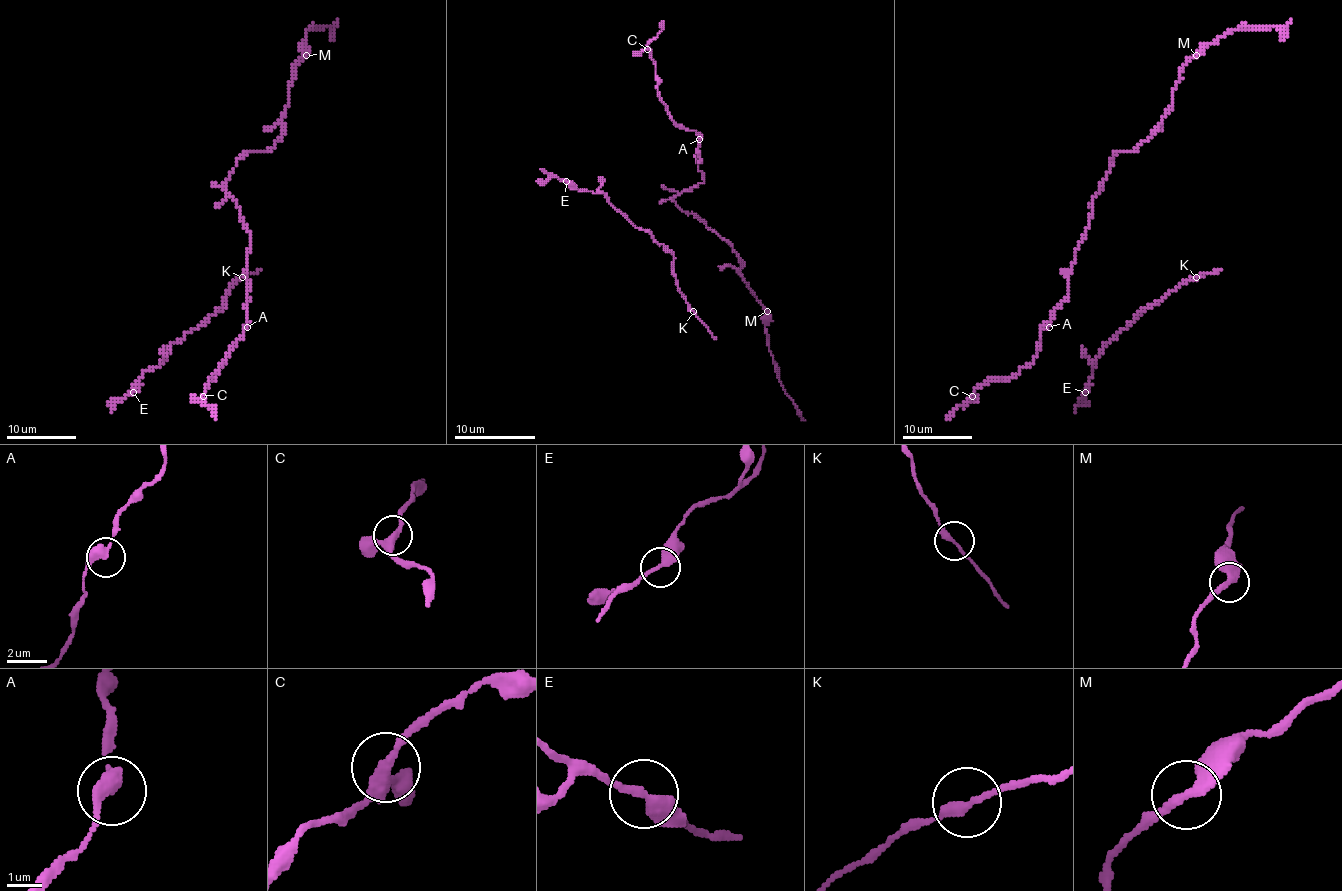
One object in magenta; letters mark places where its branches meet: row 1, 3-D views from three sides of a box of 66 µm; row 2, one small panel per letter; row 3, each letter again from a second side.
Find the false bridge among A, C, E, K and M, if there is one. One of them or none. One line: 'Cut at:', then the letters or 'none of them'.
Cut at: M

